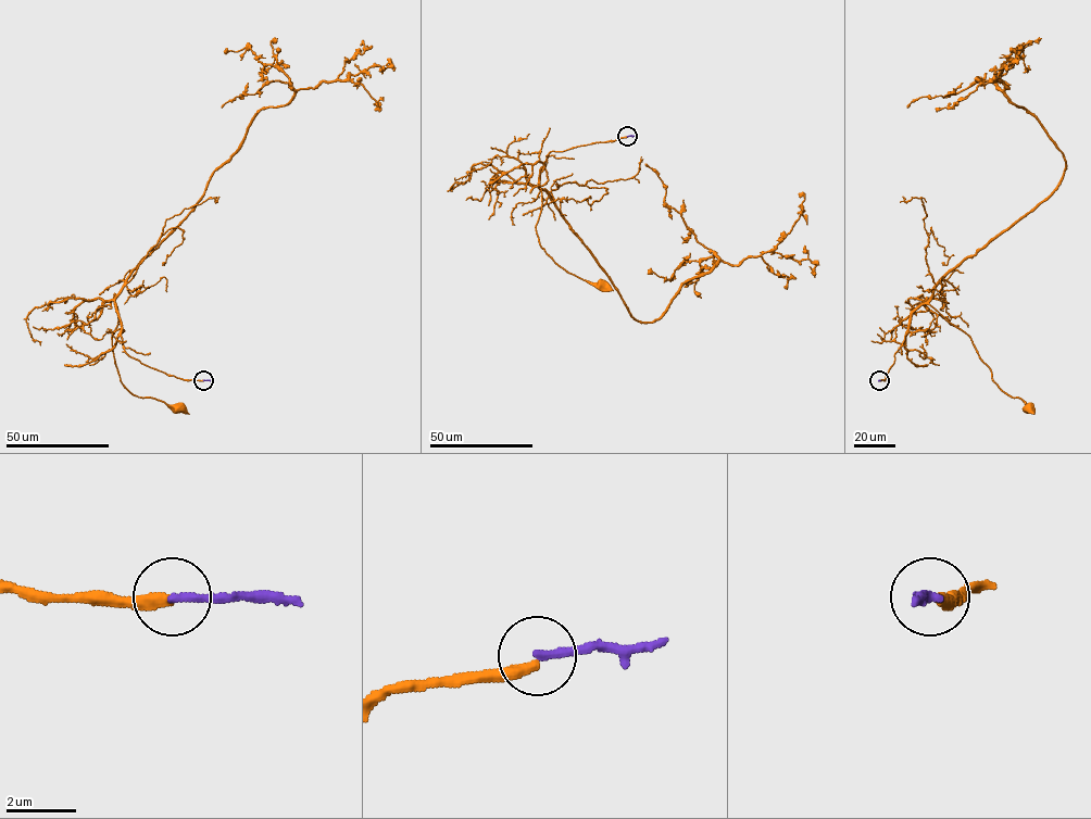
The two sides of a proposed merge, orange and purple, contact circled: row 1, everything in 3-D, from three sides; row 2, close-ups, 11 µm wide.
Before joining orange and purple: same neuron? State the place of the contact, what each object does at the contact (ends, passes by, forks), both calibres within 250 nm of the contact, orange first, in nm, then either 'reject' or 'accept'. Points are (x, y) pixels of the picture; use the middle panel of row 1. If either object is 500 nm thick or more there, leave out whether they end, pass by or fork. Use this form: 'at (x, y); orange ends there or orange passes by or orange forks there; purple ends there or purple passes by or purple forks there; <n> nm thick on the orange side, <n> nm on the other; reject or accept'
at (627, 136); orange ends there; purple ends there; 360 nm thick on the orange side, 240 nm on the other; reject

